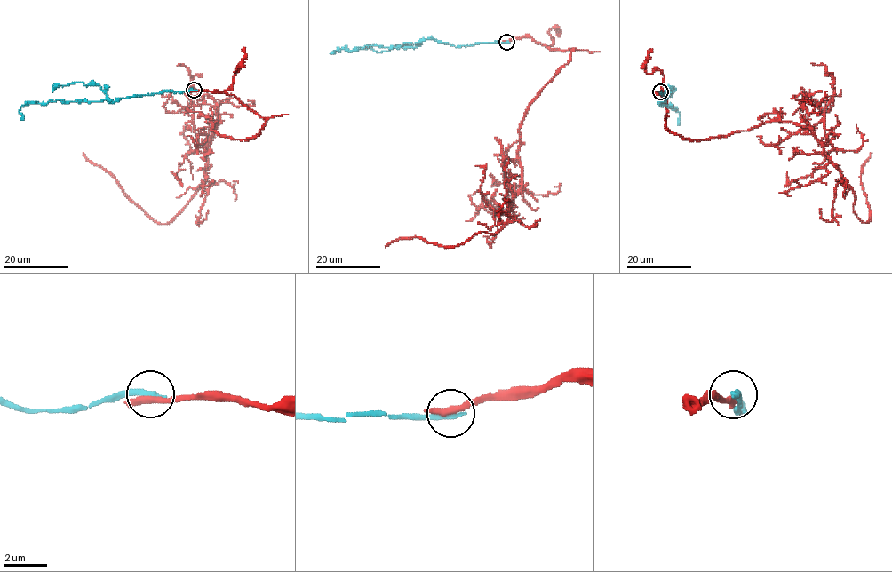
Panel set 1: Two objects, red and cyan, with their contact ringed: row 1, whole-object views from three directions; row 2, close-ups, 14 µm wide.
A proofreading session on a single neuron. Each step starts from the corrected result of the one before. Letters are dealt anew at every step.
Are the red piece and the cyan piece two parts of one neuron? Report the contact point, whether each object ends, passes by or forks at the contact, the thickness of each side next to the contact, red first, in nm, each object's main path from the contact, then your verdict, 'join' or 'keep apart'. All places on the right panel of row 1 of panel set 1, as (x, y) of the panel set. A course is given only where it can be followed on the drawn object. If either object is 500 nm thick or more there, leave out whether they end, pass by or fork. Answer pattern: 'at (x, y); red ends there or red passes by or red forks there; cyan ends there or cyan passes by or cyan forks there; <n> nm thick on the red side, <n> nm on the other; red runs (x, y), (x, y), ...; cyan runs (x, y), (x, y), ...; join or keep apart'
at (660, 91); red ends there; cyan ends there; 400 nm thick on the red side, 320 nm on the other; red runs (660, 92), (665, 128), (691, 140), (777, 120), (808, 128), (863, 222), (871, 153); cyan runs (660, 91), (667, 99), (660, 104), (675, 107), (673, 107), (680, 116), (678, 125); keep apart

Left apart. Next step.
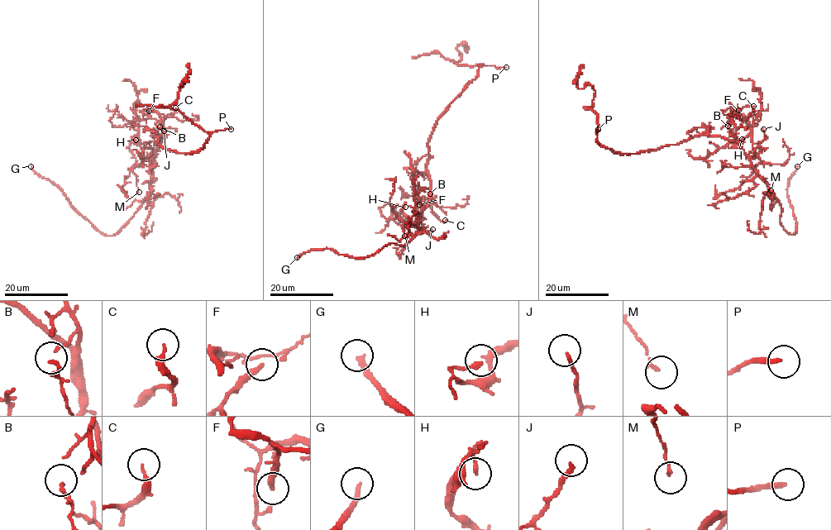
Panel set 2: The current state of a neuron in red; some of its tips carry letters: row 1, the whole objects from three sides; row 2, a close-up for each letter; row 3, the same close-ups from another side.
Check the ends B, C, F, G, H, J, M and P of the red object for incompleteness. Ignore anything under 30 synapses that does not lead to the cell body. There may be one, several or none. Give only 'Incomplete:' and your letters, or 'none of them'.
Incomplete: G, P

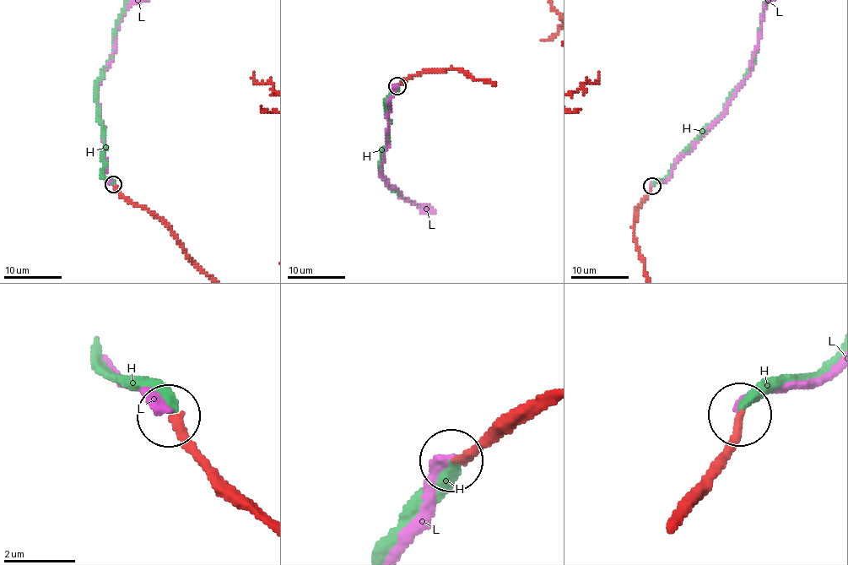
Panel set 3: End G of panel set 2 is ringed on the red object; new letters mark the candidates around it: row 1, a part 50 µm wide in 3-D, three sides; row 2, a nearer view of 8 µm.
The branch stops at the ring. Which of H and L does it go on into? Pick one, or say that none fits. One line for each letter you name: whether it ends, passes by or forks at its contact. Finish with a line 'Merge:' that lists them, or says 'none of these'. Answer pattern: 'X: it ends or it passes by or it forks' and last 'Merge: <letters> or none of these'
H: it ends
Merge: H

